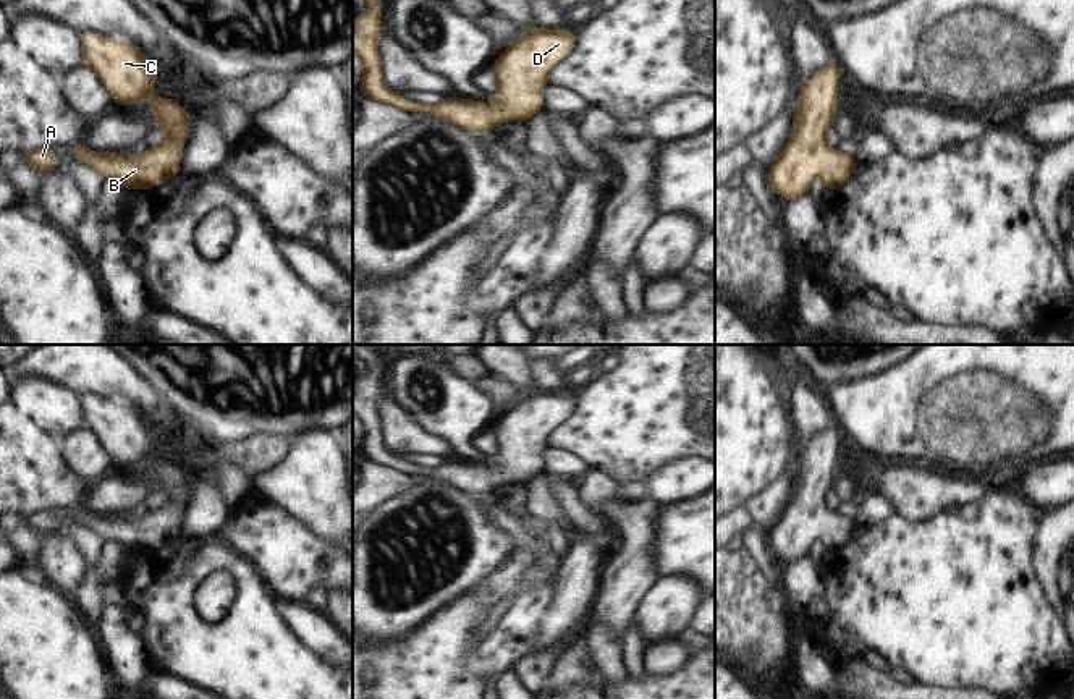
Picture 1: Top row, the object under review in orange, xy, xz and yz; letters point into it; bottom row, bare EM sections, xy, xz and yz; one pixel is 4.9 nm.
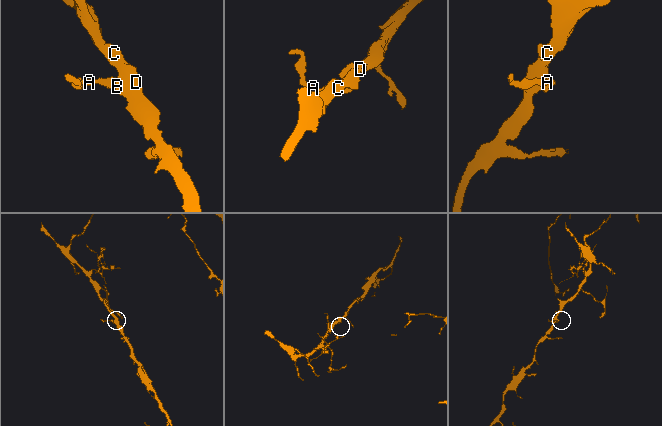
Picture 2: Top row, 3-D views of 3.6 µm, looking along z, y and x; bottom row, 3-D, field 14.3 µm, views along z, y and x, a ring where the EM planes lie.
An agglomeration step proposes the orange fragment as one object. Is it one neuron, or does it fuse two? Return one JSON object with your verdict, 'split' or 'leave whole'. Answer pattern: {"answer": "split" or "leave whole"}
{"answer": "leave whole"}

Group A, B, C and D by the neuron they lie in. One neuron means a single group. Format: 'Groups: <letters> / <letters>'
Groups: A B C D.

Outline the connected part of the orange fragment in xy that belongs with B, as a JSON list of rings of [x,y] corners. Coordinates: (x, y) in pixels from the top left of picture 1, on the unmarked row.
[[[79,396],[84,427],[87,427],[112,458],[112,464],[133,468],[137,461],[154,468],[154,489],[167,494],[168,502],[155,511],[125,521],[116,515],[92,515],[81,505],[71,510],[76,523],[102,539],[118,542],[126,553],[147,552],[180,537],[183,508],[189,498],[192,479],[173,461],[152,456],[159,445],[149,432],[149,422],[136,408],[104,396]]]

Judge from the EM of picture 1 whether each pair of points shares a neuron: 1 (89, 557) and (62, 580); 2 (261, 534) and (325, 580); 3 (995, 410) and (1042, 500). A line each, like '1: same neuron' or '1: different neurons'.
1: different neurons
2: same neuron
3: different neurons

